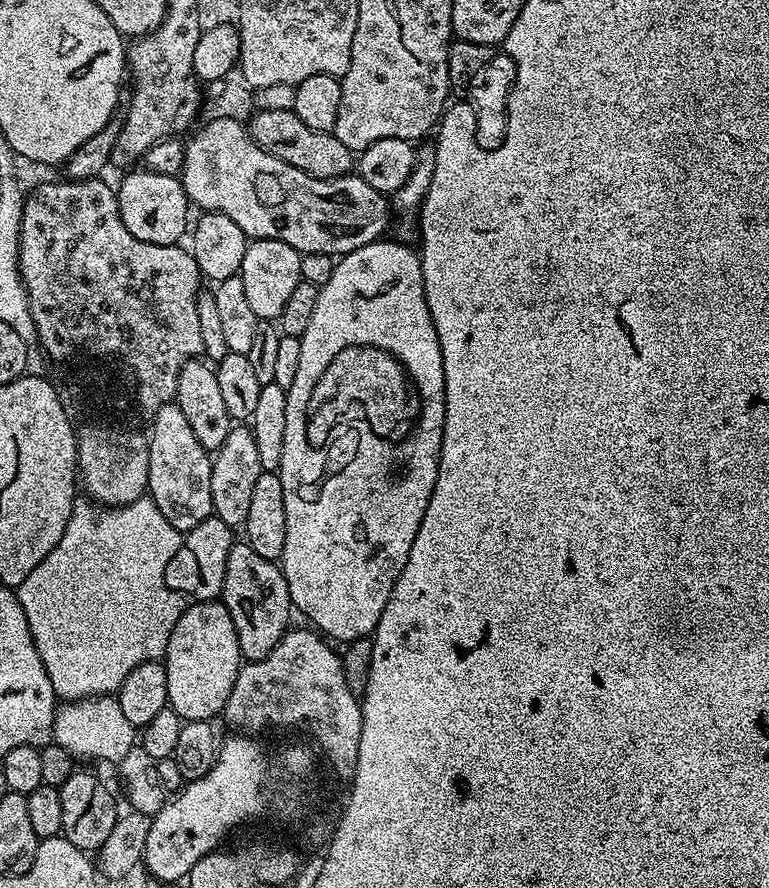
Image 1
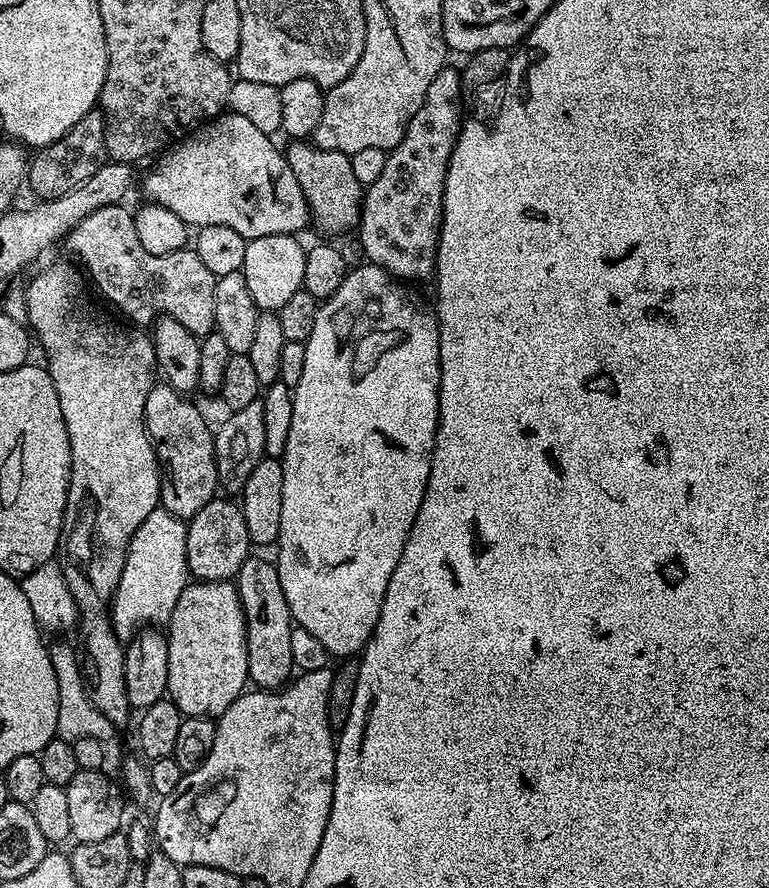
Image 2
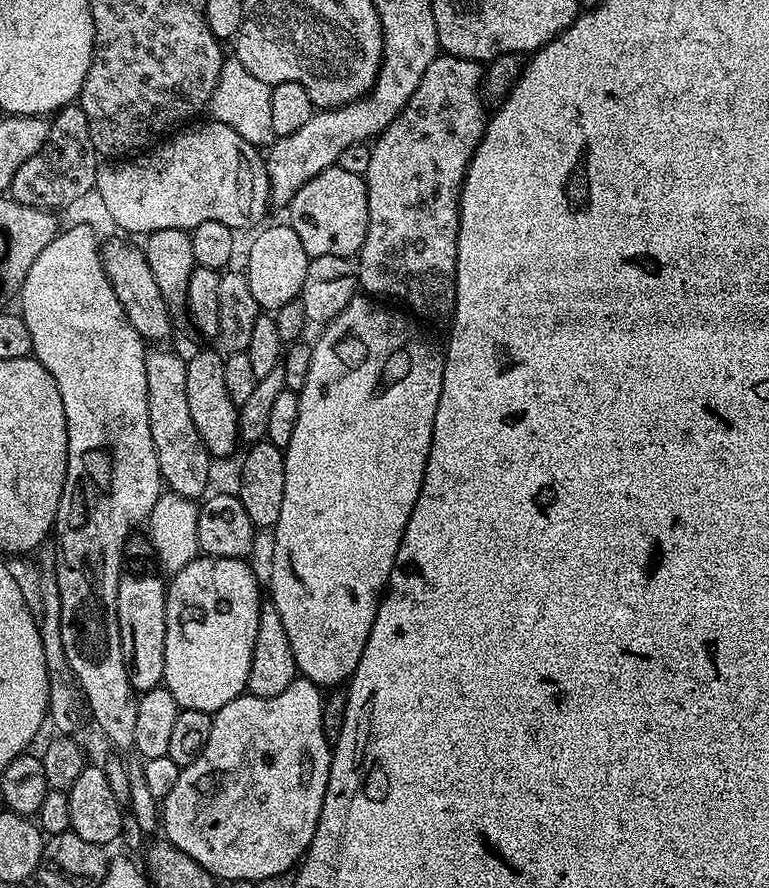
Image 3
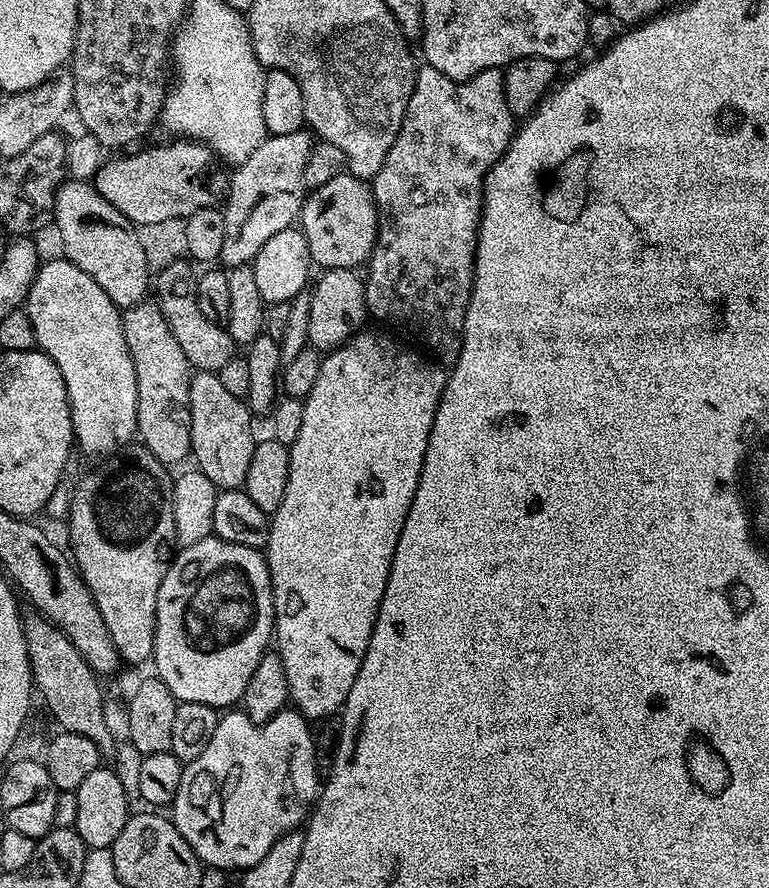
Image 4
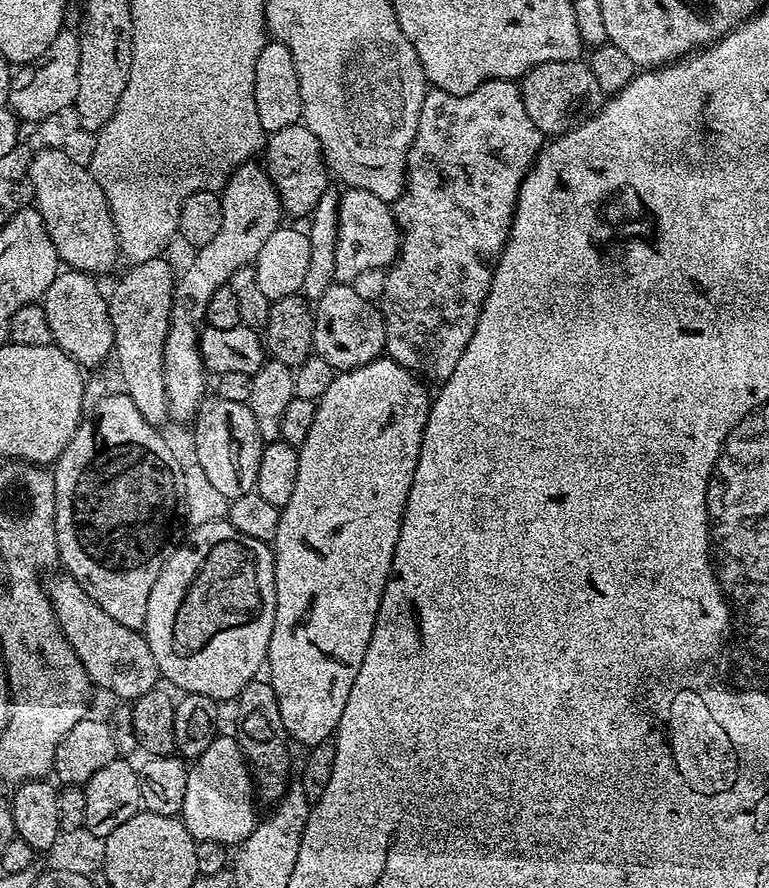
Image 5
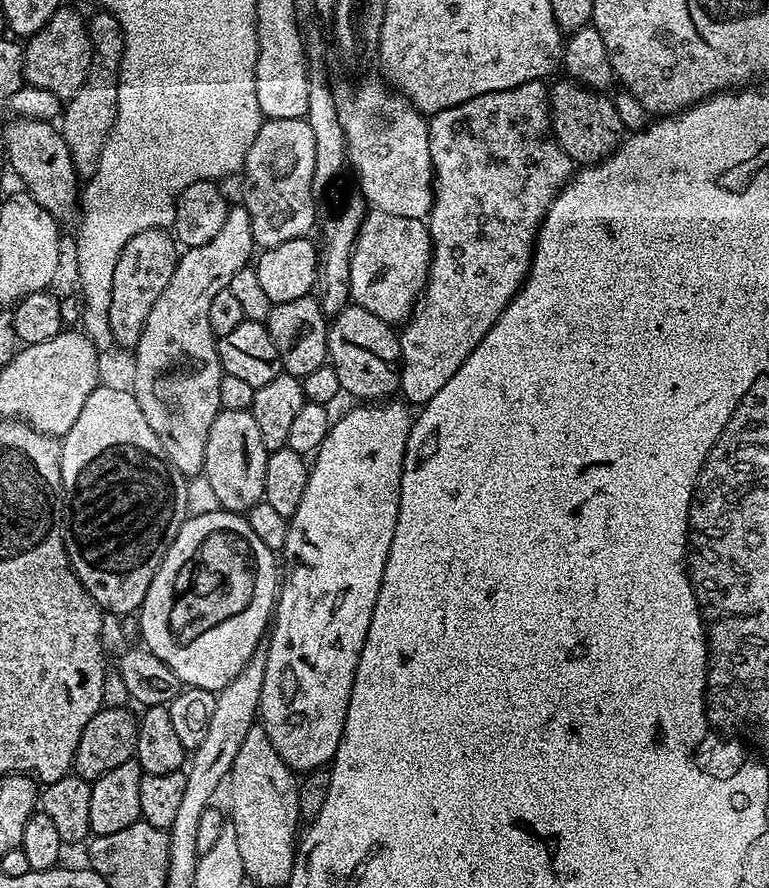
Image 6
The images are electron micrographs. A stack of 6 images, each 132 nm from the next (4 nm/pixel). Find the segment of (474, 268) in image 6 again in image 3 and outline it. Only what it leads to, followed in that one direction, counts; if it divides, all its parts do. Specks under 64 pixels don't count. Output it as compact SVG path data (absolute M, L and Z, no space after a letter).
M437 54L434 62L426 66L426 74L422 74L422 82L418 82L418 90L410 94L410 102L406 102L404 109L390 122L390 126L376 137L370 147L370 166L364 171L364 184L368 188L368 225L366 238L362 242L358 253L358 284L369 297L384 298L380 296L401 296L408 303L407 311L415 314L421 321L444 320L452 315L456 305L456 263L458 262L458 226L460 225L460 189L464 186L464 176L468 172L468 164L480 139L484 137L486 127L486 112L484 116L485 101L482 99L482 81L484 68L481 61L467 60L447 54Z

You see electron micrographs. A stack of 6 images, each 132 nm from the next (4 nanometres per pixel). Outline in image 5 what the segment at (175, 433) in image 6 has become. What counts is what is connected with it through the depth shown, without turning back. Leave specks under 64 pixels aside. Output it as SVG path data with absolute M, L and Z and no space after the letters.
M256 162L241 164L225 182L219 198L222 202L222 230L218 230L218 234L214 234L214 238L210 238L206 246L198 249L196 257L189 262L188 269L181 276L179 273L172 293L172 313L168 319L168 333L164 339L164 389L168 399L166 405L168 415L173 421L175 419L191 421L200 409L200 401L206 395L204 389L206 369L200 357L200 334L206 314L206 302L210 302L214 290L225 287L231 281L233 274L239 268L247 268L255 261L258 250L262 250L262 242L266 242L266 238L270 238L270 234L274 234L274 230L282 224L280 196L271 184L267 171L261 165L259 168Z

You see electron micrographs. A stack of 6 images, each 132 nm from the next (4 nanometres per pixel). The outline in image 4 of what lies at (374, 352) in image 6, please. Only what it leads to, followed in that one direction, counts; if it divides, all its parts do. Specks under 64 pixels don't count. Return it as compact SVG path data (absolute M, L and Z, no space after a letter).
M330 268L321 271L319 275L310 288L312 297L308 342L311 347L327 354L333 348L340 348L365 327L364 320L369 319L368 304L364 301L364 280L359 271L351 268Z

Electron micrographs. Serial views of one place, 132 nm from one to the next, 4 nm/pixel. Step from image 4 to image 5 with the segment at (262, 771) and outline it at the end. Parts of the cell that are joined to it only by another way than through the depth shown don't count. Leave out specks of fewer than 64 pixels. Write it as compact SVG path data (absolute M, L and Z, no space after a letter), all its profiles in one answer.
M217 735L216 740L206 746L203 754L195 757L188 769L186 802L182 802L180 811L186 830L190 830L198 842L204 840L237 846L256 828L256 804L258 800L254 795L252 773L242 750L231 735Z

